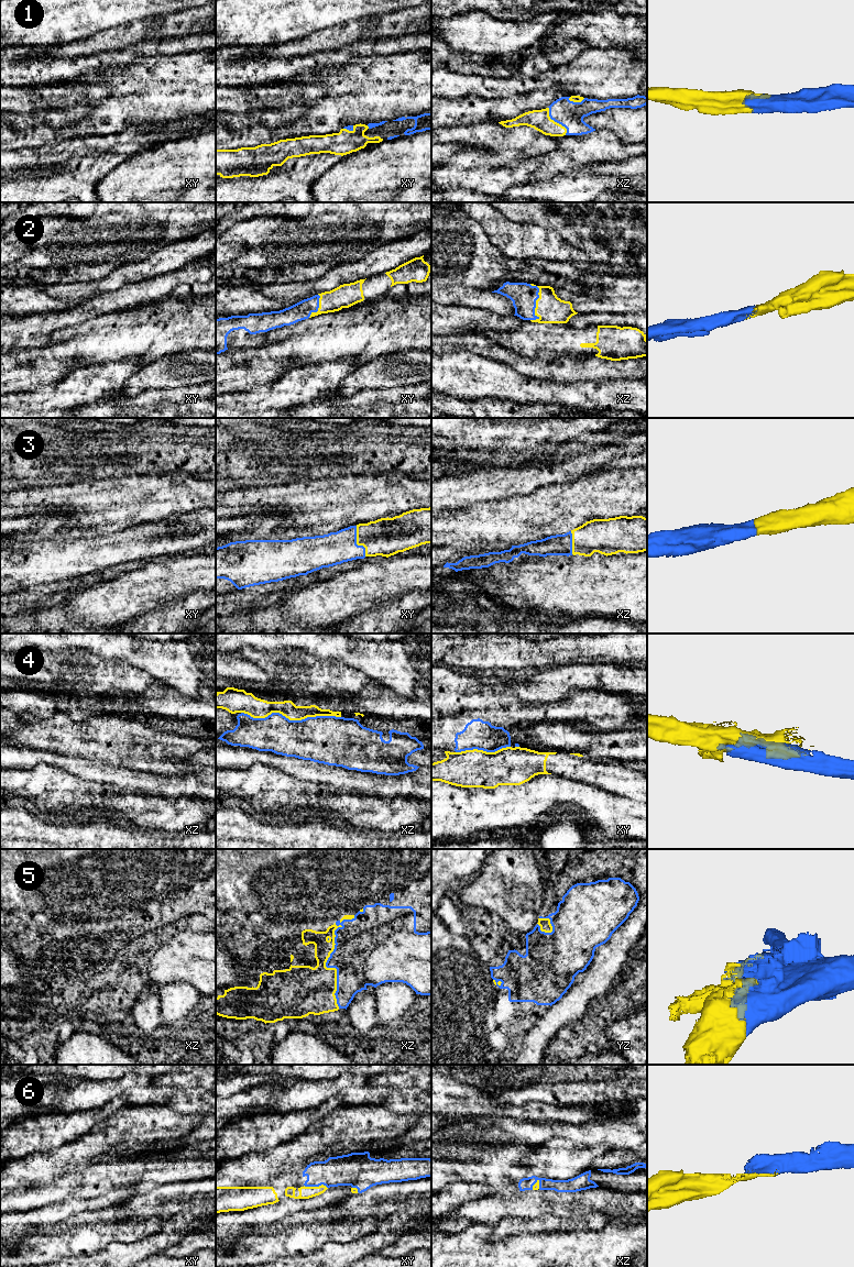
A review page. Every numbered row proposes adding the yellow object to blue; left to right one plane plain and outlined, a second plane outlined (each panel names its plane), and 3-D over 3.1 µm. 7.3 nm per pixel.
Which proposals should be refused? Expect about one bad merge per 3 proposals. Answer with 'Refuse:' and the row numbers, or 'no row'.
Refuse: 4

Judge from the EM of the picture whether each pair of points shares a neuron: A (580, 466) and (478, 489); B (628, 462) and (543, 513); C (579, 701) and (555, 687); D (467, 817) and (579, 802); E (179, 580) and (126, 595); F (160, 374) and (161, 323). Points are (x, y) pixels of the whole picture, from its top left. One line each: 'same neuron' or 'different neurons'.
A: same neuron
B: different neurons
C: different neurons
D: same neuron
E: same neuron
F: different neurons

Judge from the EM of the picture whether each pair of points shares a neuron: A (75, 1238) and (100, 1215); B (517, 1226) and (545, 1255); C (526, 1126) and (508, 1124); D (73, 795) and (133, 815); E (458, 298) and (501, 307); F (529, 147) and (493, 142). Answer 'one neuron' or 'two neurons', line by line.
A: two neurons
B: two neurons
C: one neuron
D: one neuron
E: one neuron
F: one neuron

